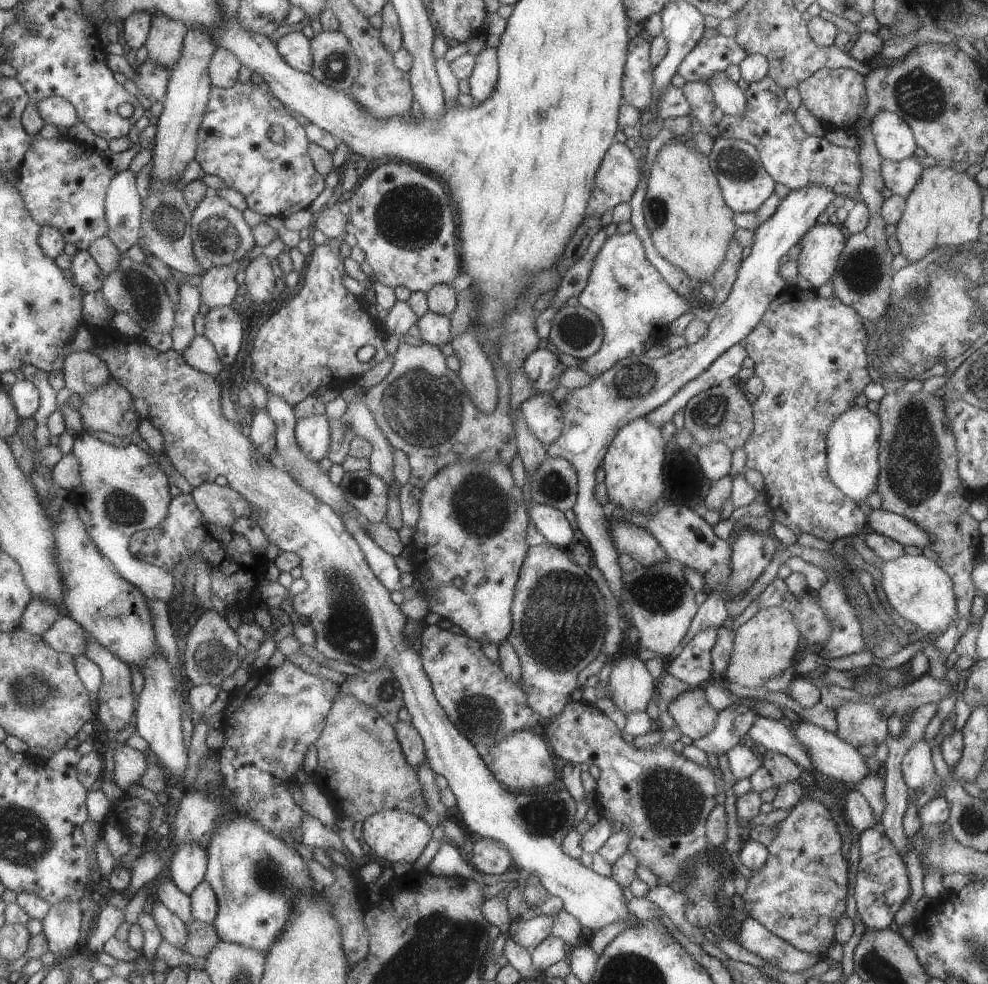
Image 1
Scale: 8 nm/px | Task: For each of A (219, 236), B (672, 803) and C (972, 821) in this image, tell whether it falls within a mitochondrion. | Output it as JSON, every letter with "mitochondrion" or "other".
{"A":"mitochondrion","B":"mitochondrion","C":"mitochondrion"}

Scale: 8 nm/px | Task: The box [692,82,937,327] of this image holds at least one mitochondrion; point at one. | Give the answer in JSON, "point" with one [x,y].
{"point":[862,273]}

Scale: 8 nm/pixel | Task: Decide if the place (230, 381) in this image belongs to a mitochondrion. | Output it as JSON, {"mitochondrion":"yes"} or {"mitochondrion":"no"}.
{"mitochondrion":"no"}

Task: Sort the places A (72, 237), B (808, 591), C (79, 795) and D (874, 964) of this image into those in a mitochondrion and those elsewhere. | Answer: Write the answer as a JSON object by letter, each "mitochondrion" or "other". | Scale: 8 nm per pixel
{"A":"other","B":"other","C":"other","D":"mitochondrion"}

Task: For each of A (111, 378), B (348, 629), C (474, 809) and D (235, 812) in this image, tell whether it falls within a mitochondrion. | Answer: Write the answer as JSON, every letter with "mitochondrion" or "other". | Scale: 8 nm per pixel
{"A":"other","B":"mitochondrion","C":"other","D":"other"}

